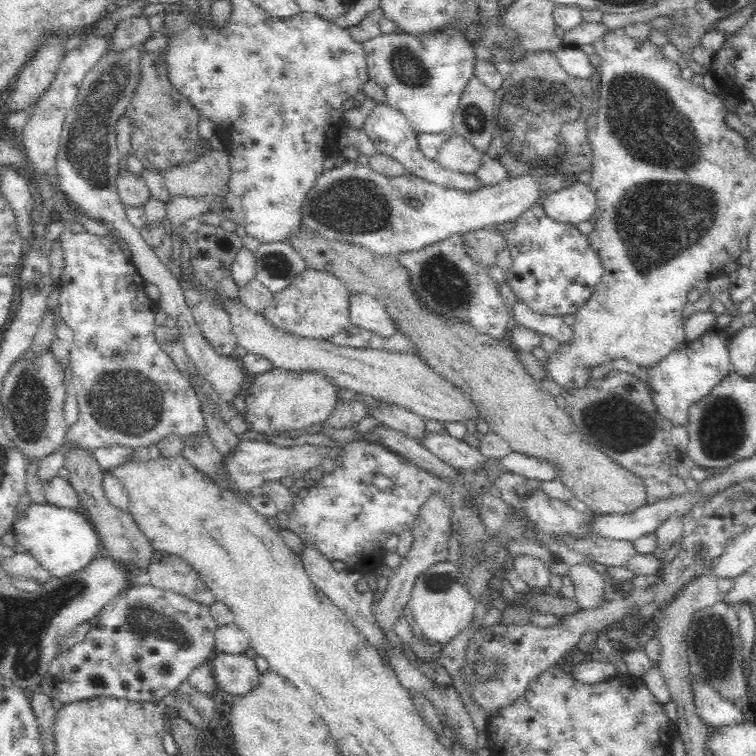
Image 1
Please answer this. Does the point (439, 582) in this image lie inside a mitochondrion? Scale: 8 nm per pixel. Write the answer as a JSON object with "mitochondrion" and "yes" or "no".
{"mitochondrion":"yes"}

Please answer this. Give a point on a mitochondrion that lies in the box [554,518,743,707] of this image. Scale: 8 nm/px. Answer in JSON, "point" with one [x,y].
{"point":[712,641]}

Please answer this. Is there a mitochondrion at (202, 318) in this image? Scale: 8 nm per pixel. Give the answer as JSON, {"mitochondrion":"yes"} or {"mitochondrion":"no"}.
{"mitochondrion":"no"}

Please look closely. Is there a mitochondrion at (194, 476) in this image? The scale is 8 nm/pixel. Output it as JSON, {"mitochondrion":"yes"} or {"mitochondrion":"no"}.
{"mitochondrion":"no"}

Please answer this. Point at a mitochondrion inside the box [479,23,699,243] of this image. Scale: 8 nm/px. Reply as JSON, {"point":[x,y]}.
{"point":[551,104]}

